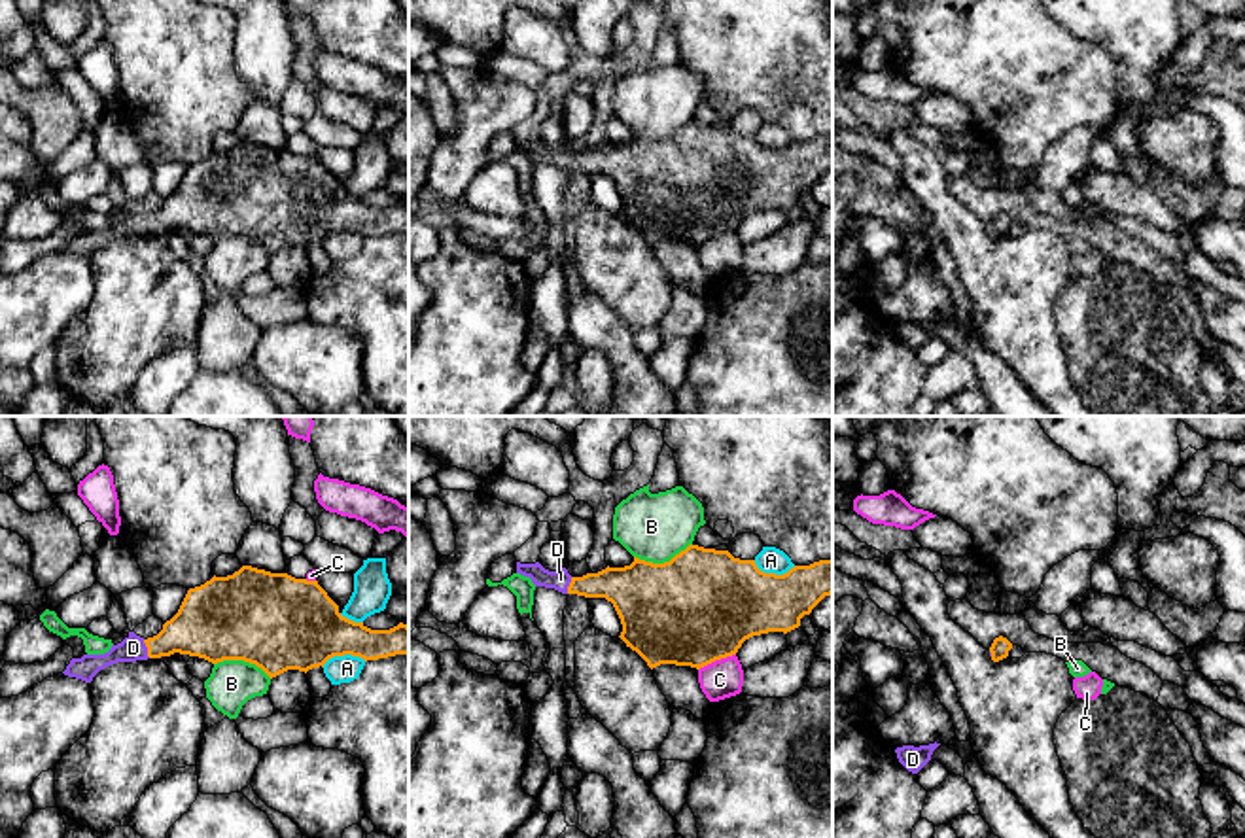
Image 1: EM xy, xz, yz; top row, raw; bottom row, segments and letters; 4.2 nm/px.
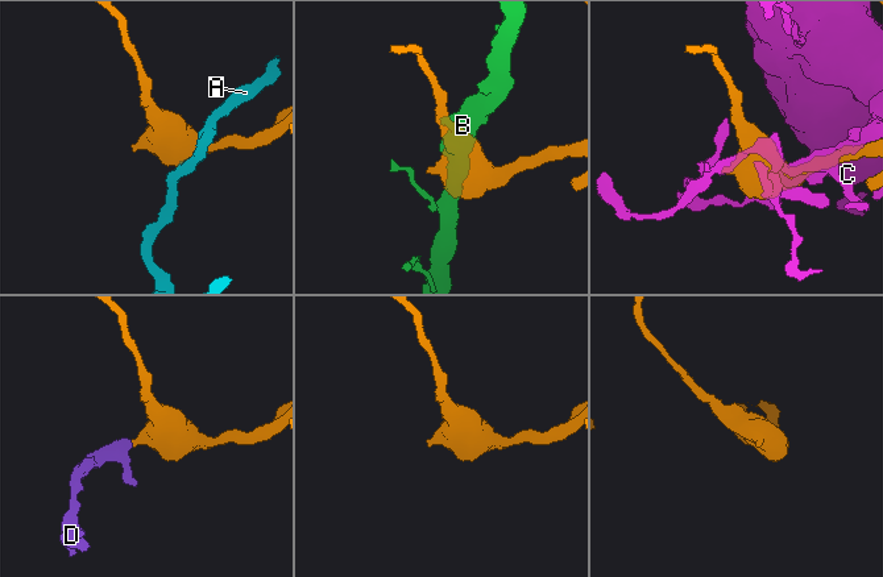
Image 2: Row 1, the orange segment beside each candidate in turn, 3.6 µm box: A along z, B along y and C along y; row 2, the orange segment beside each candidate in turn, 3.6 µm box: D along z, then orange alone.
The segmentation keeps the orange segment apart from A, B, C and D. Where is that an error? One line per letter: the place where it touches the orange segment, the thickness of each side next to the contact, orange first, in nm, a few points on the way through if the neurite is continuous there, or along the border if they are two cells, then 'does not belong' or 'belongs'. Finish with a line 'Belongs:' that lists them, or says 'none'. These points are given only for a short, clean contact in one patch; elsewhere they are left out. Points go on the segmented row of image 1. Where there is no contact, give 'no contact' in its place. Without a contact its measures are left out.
A: xy (343, 655) | 380/120 nm | does not belong
B: xz (665, 562) | 480/280 nm | does not belong
C: xz (716, 659) | 480/160 nm | does not belong
D: xy (148, 649) | 240/110 nm | across xy (203, 628), (178, 634), (148, 649), (133, 647) | belongs
Belongs: D

